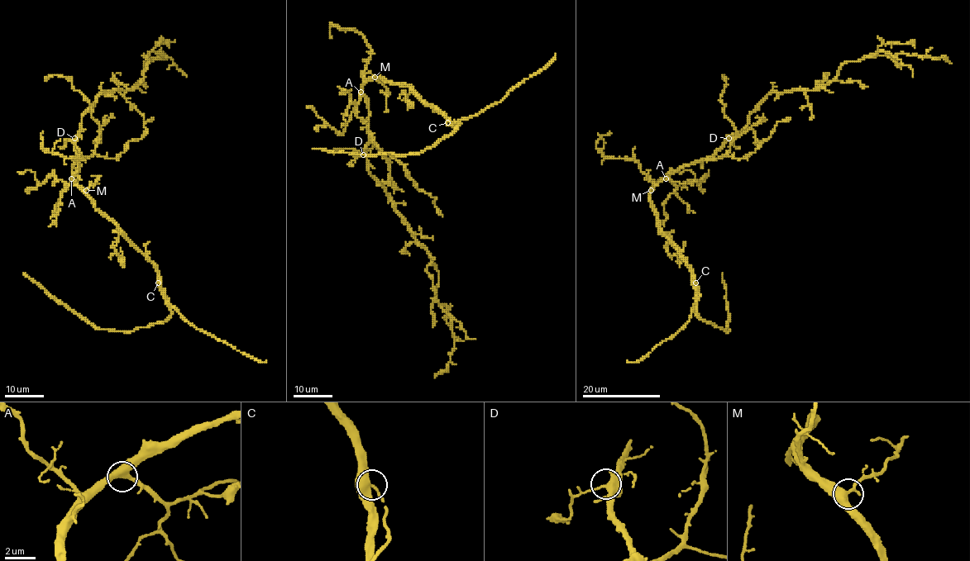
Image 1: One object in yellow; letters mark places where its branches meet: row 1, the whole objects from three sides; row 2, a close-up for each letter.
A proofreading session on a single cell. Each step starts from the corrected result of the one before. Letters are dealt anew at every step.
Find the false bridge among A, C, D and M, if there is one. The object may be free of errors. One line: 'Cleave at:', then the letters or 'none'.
Cleave at: none

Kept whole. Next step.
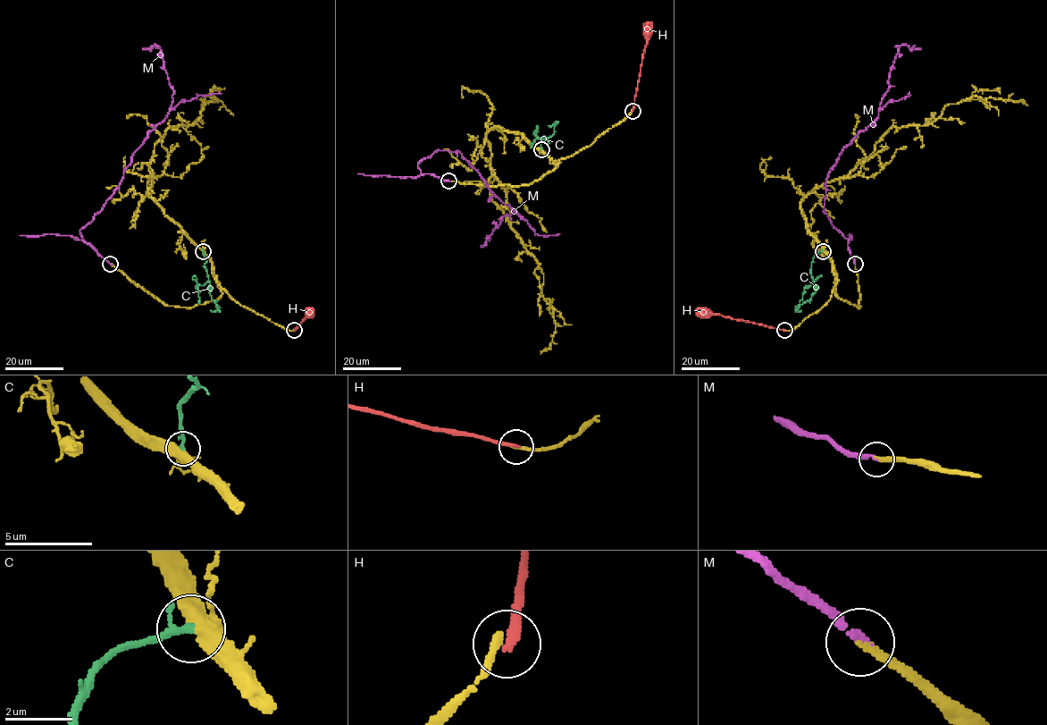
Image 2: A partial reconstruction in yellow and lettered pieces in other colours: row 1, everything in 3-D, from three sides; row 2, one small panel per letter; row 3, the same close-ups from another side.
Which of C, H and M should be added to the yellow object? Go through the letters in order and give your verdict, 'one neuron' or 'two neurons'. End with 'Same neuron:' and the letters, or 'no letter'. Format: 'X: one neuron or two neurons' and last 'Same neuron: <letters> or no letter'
C: one neuron
H: two neurons
M: one neuron
Same neuron: C, M

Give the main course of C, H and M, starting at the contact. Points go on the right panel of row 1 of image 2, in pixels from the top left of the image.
C: (823, 251), (815, 256), (811, 265), (816, 290), (808, 301), (800, 304), (797, 310), (799, 309)
H: (784, 330), (719, 314), (700, 313), (696, 308)
M: (855, 264), (848, 240), (824, 211), (825, 182), (839, 155), (877, 117), (900, 47), (903, 44), (920, 48)

